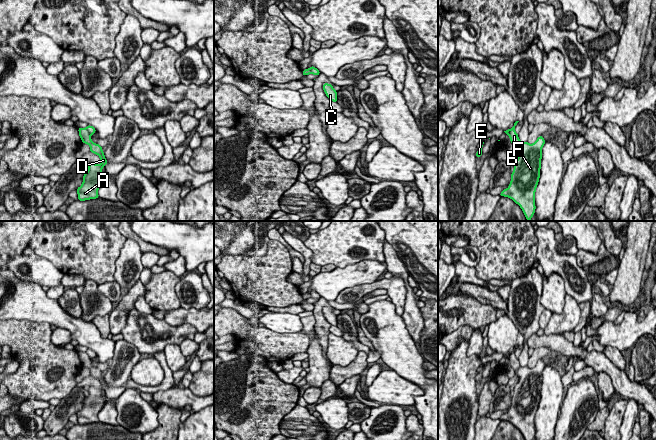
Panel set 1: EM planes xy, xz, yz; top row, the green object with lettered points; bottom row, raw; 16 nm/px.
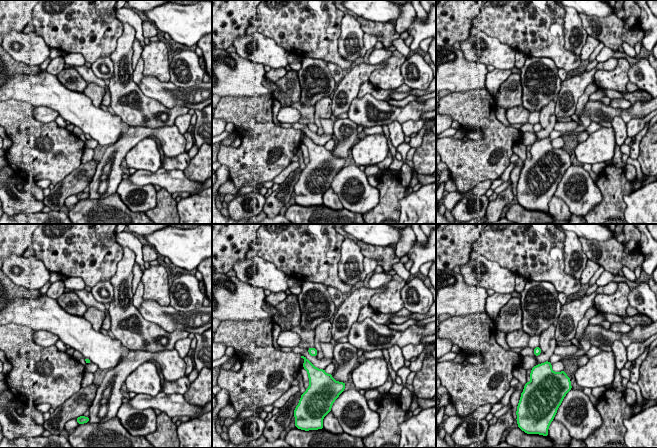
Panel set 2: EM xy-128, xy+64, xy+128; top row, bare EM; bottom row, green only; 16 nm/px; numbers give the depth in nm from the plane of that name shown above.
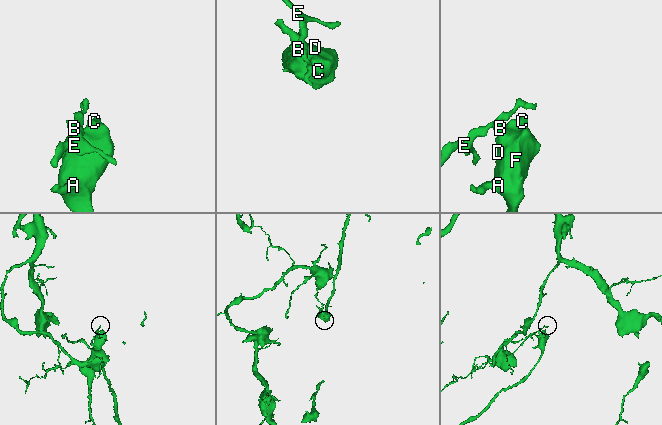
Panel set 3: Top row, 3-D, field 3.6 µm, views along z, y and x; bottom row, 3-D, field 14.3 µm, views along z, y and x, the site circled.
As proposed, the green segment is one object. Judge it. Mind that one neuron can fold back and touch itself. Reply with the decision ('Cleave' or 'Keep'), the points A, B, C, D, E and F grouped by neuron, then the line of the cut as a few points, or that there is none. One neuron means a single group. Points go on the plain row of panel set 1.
Cleave. Groups: A B C D F / E. Split along xy (85, 352), (90, 359)

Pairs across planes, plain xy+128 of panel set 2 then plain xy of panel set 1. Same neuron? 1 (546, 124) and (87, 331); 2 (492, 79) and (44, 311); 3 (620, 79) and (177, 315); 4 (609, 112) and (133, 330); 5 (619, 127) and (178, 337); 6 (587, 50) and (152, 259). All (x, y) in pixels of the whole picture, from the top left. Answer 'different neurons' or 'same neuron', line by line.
1: different neurons
2: different neurons
3: different neurons
4: same neuron
5: different neurons
6: same neuron

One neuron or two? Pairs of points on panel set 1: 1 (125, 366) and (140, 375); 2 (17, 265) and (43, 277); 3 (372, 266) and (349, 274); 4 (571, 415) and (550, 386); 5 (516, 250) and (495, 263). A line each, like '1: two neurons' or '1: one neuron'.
1: two neurons
2: one neuron
3: one neuron
4: two neurons
5: one neuron

